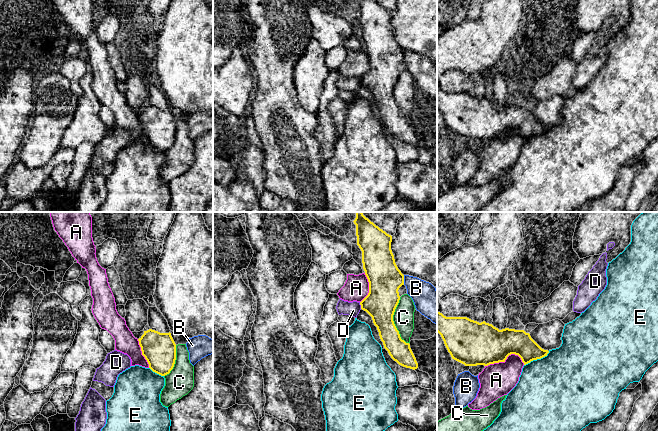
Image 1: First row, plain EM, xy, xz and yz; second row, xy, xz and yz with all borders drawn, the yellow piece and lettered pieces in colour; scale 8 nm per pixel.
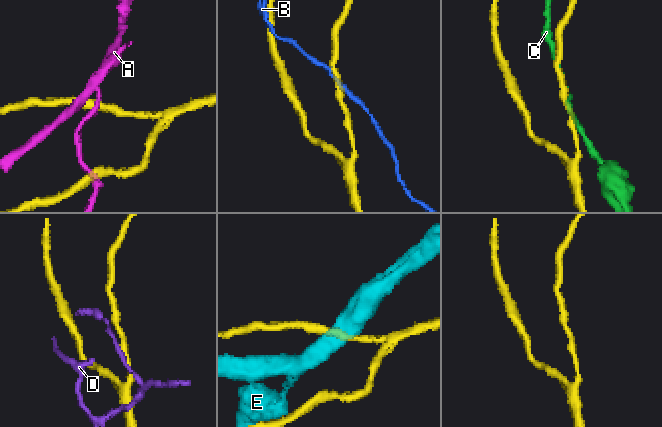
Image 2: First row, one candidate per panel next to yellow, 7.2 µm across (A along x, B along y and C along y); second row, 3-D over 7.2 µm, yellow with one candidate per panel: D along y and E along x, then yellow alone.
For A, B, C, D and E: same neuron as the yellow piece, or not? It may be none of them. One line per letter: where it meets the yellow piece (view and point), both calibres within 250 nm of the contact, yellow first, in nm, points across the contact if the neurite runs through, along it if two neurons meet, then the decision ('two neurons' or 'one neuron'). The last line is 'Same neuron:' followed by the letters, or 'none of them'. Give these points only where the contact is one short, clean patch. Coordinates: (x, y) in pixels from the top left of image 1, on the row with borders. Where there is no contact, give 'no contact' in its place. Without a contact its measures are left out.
A: contact yz (505, 359); calibres 340 and 280 nm; border yz (524, 363), (517, 355), (510, 354), (503, 361), (485, 366); two neurons
B: contact xz (403, 280); calibres 260 and 220 nm; two neurons
C: contact xz (393, 321); calibres 260 and 170 nm; two neurons
D: contact xz (360, 304); calibres 260 and 110 nm; two neurons
E: contact yz (536, 359); calibres 200 and 480 nm; two neurons
Same neuron: none of them

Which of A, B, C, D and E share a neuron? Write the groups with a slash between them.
A / B / C / D / E

